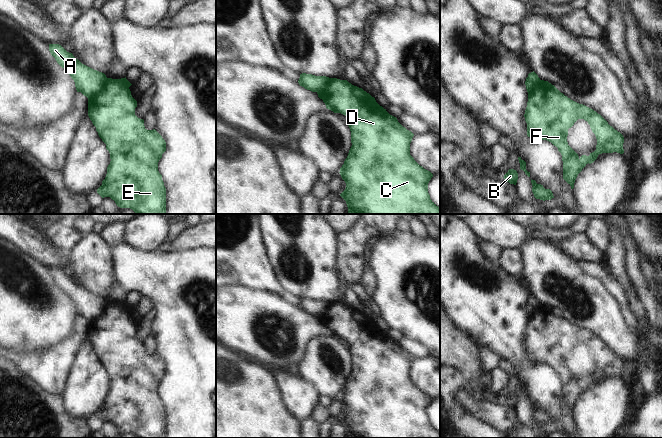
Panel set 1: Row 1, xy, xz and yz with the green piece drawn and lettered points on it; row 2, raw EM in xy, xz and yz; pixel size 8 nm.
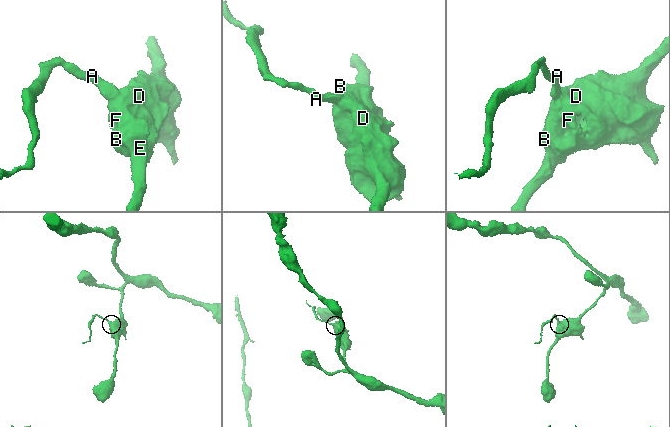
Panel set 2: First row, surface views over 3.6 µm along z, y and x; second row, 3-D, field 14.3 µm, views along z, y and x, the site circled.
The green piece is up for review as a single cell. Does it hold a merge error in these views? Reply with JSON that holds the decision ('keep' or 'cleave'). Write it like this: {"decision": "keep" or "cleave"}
{"decision": "cleave"}

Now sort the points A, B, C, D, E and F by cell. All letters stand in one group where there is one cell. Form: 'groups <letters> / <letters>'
groups A / B C D E F

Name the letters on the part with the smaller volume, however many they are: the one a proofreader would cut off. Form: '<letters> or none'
A

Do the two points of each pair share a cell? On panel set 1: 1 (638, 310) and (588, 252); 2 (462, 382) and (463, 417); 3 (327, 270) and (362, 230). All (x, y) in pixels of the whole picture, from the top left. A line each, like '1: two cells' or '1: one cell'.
1: two cells
2: one cell
3: two cells

